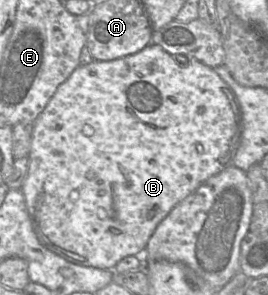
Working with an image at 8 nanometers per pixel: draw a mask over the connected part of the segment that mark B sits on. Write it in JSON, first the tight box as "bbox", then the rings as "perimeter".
{"bbox":[21,42,240,270],"perimeter":[[[152,42],[135,54],[111,61],[93,60],[88,65],[79,65],[57,88],[45,109],[33,123],[28,171],[21,191],[35,231],[46,248],[77,265],[113,270],[124,257],[129,255],[143,257],[149,238],[168,213],[206,180],[231,164],[240,138],[240,107],[229,85],[213,68],[197,59],[191,60],[188,64],[179,64],[173,55]]]}

